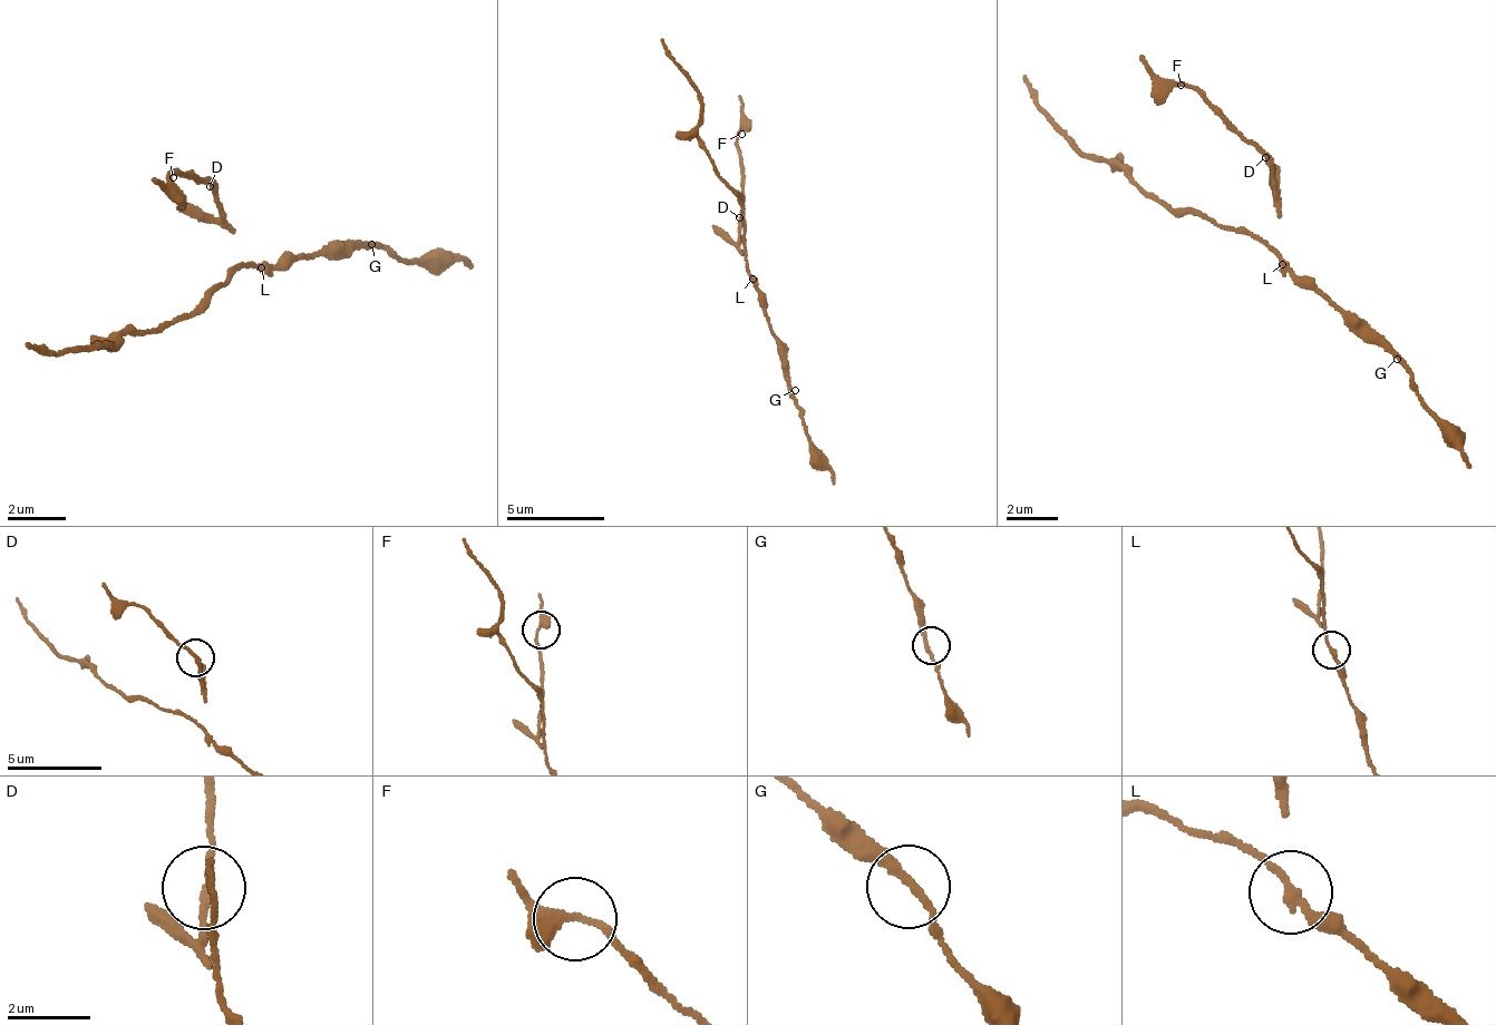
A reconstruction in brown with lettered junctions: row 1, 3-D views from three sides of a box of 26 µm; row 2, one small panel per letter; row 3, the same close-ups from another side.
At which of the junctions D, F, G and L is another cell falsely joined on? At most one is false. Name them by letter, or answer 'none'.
L

